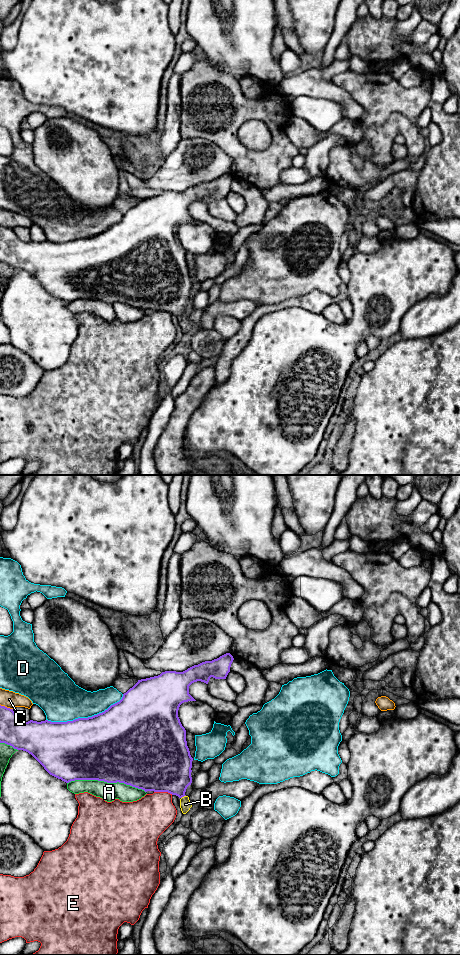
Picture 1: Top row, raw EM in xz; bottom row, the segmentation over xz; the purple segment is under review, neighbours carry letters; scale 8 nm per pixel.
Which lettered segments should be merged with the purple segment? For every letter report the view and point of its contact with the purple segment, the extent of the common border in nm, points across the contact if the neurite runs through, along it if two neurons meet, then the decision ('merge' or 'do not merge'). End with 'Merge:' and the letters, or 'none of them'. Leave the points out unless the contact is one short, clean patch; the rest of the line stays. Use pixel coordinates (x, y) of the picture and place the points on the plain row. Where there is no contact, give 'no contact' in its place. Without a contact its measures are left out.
A: meets purple in xz at (106, 301); contact 650 nm long; do not merge
B: meets purple in xz at (183, 316); contact 50 nm long; runs through xz (168, 289), (183, 316), (185, 324); merge
C: meets purple in xz at (6, 227); contact 110 nm long; do not merge
D: meets purple in xz at (85, 238); contact 650 nm long; do not merge
E: meets purple in xz at (163, 311); contact 150 nm long; border along xz (154, 311), (167, 311), (172, 314); do not merge
Merge: B

